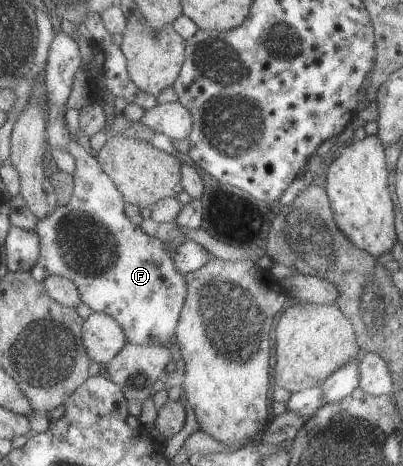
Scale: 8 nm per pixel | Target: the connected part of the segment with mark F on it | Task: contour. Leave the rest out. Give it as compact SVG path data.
M65 31L55 34L56 39L50 48L50 57L46 67L46 85L48 96L48 142L49 148L64 149L75 160L76 180L71 202L59 205L53 214L40 219L38 229L42 240L42 255L37 266L32 270L33 276L40 281L51 275L59 275L72 280L80 290L82 302L95 313L105 313L115 317L125 329L129 342L134 345L156 344L171 346L178 343L178 326L184 304L188 295L188 284L185 275L178 271L174 258L163 248L164 242L152 237L141 225L131 222L127 209L129 203L119 190L118 184L104 171L100 160L87 148L83 148L71 130L67 128L68 102L74 89L74 82L81 65L81 48Z

